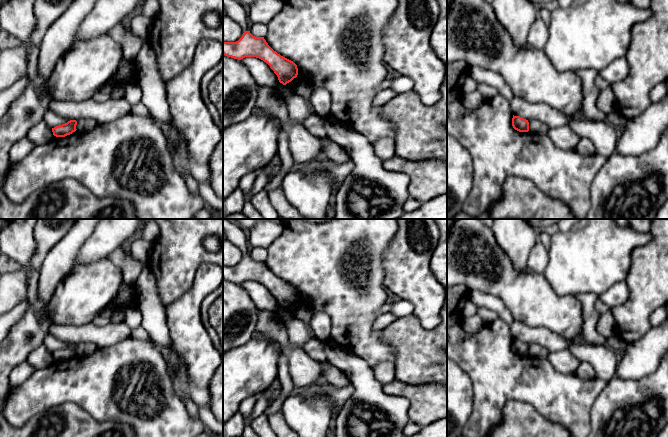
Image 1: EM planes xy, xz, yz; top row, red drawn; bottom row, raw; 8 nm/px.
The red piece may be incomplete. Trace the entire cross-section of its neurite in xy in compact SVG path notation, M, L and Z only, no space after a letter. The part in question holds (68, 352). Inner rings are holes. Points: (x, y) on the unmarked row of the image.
M70 344L65 348L58 349L52 352L53 359L56 361L65 361L67 359L70 359L77 354L76 349L76 344Z

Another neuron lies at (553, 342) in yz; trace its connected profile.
M517 320L509 325L514 340L520 340L526 344L538 344L549 352L569 350L571 341L565 339L544 327L530 327Z

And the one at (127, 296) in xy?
M122 283L118 295L116 299L113 301L111 306L113 305L125 306L125 307L137 306L138 295L135 286Z

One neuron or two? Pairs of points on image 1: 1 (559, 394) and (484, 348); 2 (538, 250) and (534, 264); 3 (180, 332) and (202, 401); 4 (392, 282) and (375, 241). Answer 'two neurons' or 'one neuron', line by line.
1: one neuron
2: one neuron
3: two neurons
4: two neurons

